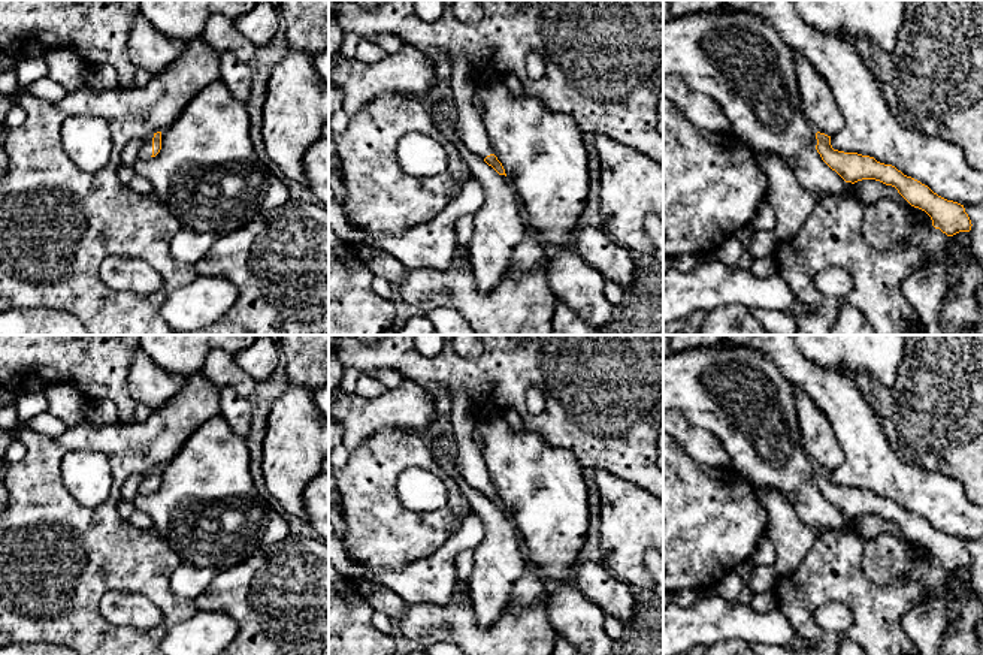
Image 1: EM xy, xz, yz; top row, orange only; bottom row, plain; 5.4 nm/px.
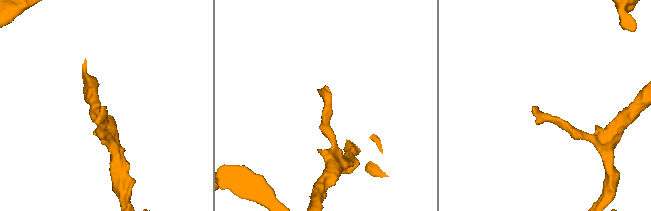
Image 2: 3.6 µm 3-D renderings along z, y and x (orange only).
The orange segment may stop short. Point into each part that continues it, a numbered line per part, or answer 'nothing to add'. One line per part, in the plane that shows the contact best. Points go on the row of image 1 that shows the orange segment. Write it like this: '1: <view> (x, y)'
1: xy (145, 153)

